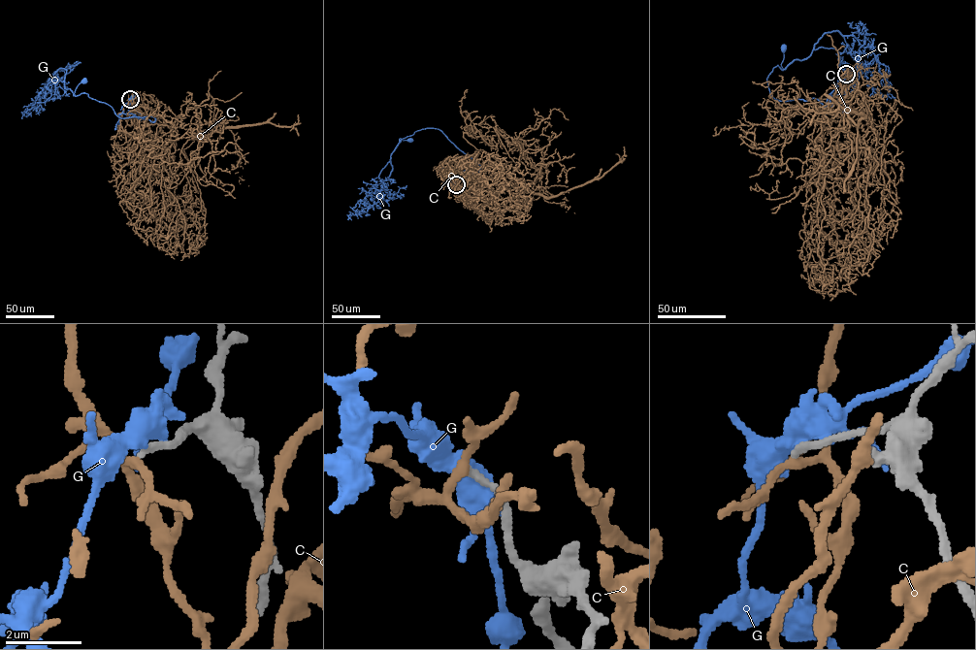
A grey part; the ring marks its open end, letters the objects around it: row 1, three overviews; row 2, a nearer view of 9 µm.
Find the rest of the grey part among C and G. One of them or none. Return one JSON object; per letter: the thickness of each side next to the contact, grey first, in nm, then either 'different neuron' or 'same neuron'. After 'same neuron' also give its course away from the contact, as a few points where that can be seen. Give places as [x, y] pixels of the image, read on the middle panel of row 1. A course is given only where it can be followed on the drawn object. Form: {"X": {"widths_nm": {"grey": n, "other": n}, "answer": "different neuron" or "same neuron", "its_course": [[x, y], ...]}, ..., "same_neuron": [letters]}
{"C": {"widths_nm": {"grey": 170, "other": 170}, "answer": "different neuron"}, "G": {"widths_nm": {"grey": 220, "other": 480}, "answer": "different neuron"}, "same_neuron": []}

